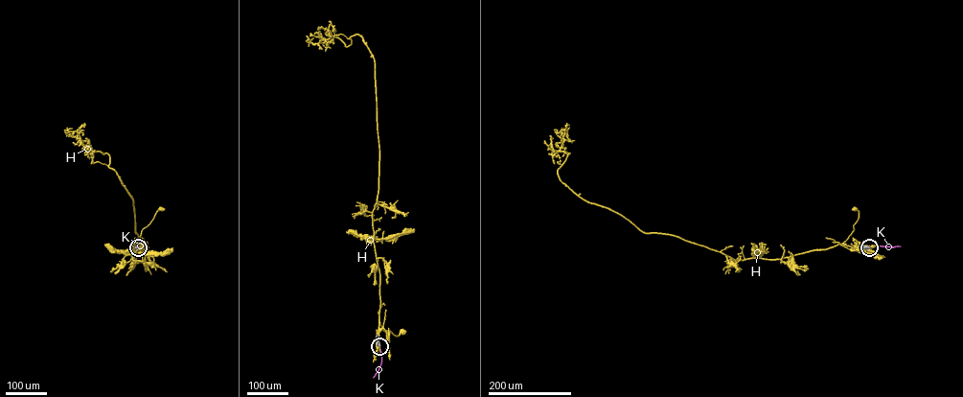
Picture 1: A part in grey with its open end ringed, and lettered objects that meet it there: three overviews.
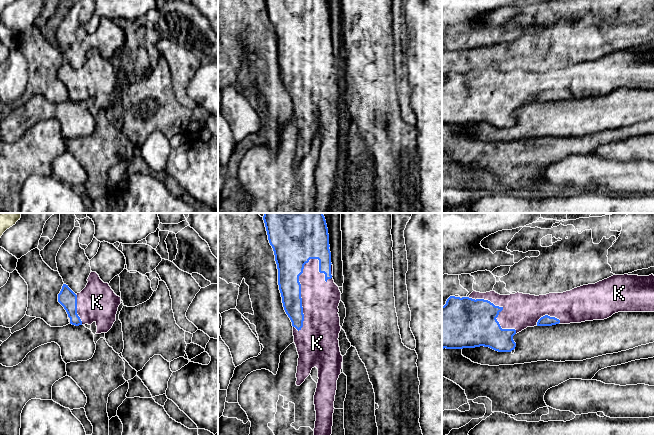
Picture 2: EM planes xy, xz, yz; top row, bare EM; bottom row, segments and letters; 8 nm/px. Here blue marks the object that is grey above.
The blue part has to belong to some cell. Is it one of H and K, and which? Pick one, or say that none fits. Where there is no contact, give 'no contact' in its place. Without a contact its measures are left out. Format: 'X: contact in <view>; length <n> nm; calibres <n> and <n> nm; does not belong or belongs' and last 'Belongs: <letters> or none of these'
H: no contact; does not belong
K: contact in xz; length 600 nm; calibres 220 and 300 nm; belongs
Belongs: K

